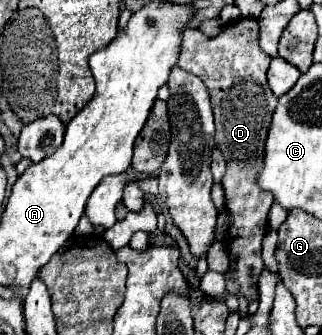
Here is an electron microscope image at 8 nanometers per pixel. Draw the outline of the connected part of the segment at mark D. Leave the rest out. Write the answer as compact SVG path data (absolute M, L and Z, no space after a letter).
M239 19L225 25L219 37L209 39L199 29L183 33L179 67L197 75L209 95L215 113L215 145L227 161L223 175L225 207L231 217L225 245L231 257L229 271L225 273L225 289L231 295L243 295L247 301L259 299L259 275L265 269L261 259L261 241L267 233L267 213L273 205L273 193L257 185L257 175L263 169L265 139L269 133L271 117L277 107L277 97L267 85L267 69L271 57L259 49L259 25L255 19Z

